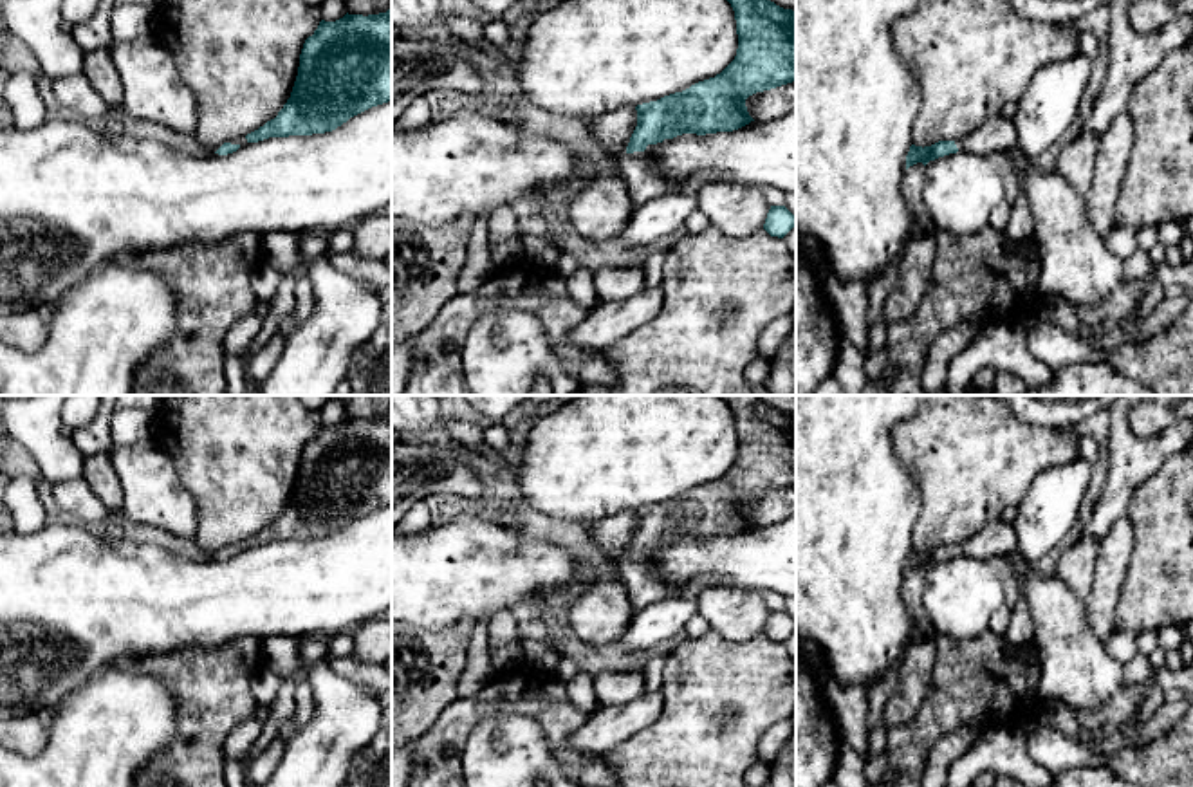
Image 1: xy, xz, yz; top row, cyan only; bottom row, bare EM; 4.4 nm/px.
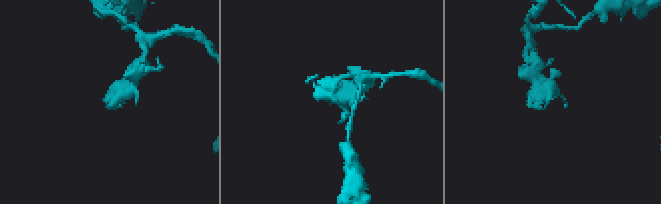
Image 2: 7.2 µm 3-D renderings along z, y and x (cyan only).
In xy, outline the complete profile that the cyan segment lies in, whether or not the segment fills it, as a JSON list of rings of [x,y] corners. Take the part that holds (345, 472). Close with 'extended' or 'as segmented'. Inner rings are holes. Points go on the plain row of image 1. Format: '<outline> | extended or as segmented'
[[[392,412],[379,419],[347,417],[336,426],[321,424],[303,448],[291,502],[278,520],[245,542],[224,547],[215,558],[227,560],[245,547],[269,542],[332,536],[350,522],[388,505],[392,505]]] | extended

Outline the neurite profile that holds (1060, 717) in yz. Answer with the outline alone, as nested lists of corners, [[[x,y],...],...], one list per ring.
[[[1045,702],[1034,708],[1034,718],[1059,735],[1079,740],[1079,726],[1074,711],[1063,702]]]

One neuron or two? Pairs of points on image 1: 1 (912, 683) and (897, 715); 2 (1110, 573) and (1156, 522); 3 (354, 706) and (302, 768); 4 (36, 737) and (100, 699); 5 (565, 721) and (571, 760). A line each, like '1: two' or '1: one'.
1: one
2: two
3: one
4: two
5: one

